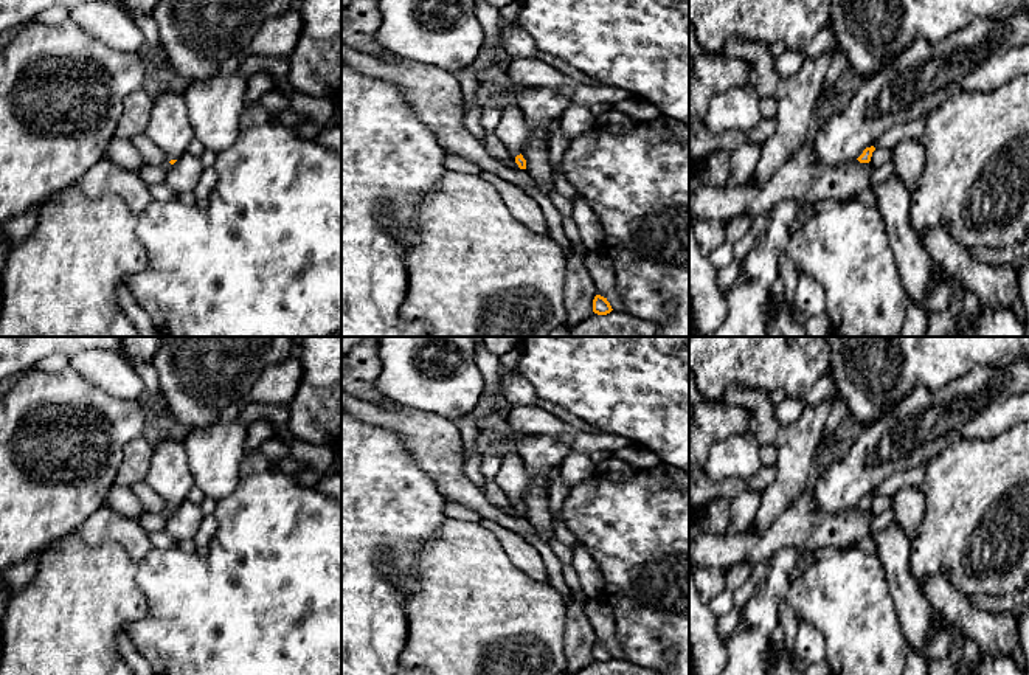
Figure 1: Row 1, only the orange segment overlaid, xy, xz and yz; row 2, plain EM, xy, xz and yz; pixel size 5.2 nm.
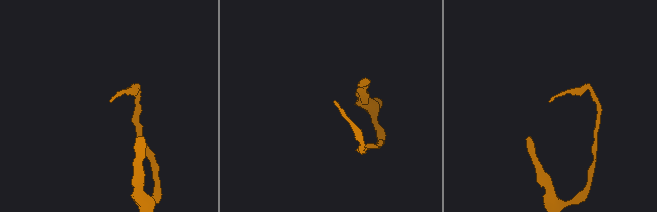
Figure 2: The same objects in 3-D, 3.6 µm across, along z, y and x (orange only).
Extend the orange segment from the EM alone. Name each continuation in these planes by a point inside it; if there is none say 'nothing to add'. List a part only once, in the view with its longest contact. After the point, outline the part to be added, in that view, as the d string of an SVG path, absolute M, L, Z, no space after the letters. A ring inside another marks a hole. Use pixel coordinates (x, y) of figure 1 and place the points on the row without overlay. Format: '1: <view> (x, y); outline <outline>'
nothing to add

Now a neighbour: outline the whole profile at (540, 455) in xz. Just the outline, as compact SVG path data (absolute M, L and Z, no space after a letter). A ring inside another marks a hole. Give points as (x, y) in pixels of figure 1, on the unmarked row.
M515 434L514 450L521 456L531 476L531 489L521 500L526 520L535 528L537 535L549 542L554 537L553 514L548 504L548 476L570 453L570 448L553 436Z

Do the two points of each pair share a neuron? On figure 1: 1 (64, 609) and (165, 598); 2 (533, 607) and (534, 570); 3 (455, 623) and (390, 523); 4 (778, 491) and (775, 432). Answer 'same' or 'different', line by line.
1: different
2: different
3: different
4: same

